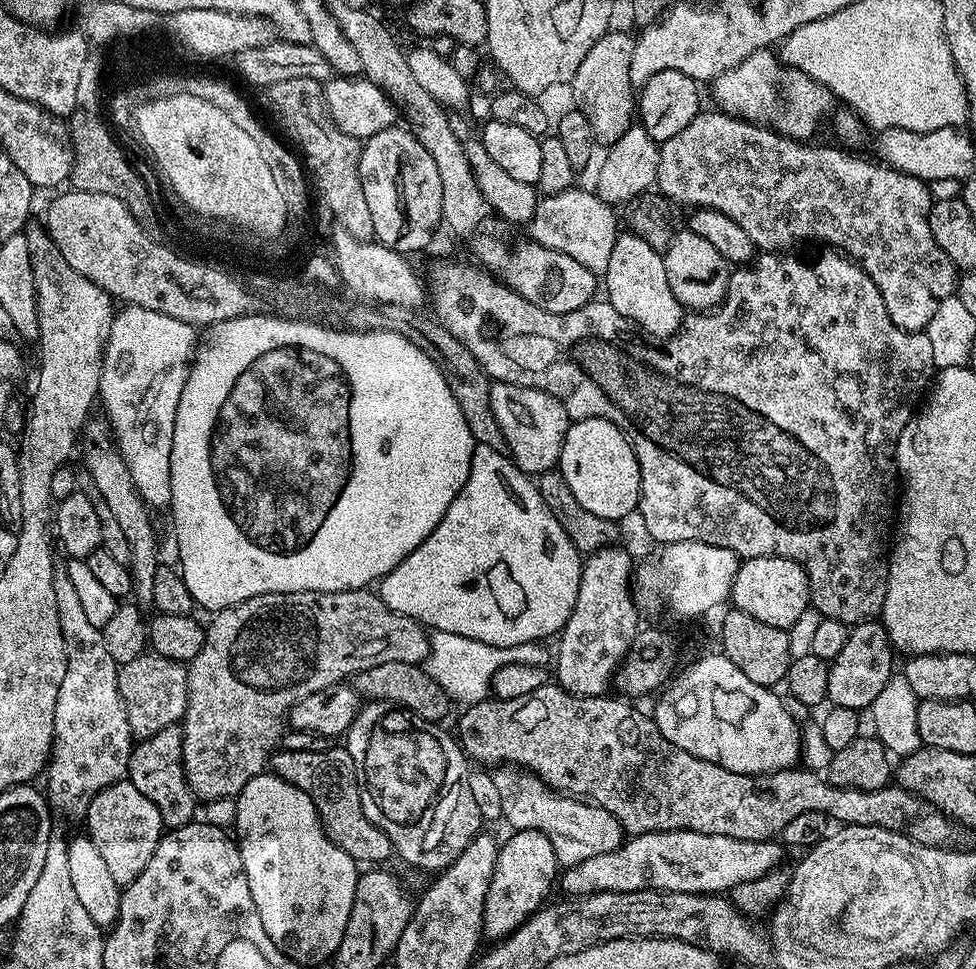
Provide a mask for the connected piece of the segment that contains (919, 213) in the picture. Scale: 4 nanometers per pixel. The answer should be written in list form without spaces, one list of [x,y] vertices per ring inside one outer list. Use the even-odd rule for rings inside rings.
[[[701,110],[684,130],[678,130],[678,134],[674,134],[668,140],[660,144],[660,157],[658,158],[658,168],[656,170],[655,187],[661,196],[673,205],[689,204],[689,209],[713,208],[722,214],[726,214],[726,218],[734,218],[734,222],[738,222],[738,226],[742,226],[742,230],[746,230],[746,234],[750,234],[750,238],[756,243],[757,249],[764,252],[778,252],[781,250],[792,250],[795,244],[808,244],[813,240],[814,243],[820,244],[816,246],[827,246],[832,250],[839,250],[845,256],[856,261],[860,268],[874,282],[874,286],[878,286],[878,290],[882,294],[882,302],[886,304],[886,314],[890,314],[890,318],[894,322],[894,326],[898,326],[907,332],[923,332],[931,322],[931,318],[937,313],[939,307],[947,296],[953,295],[958,288],[958,269],[954,261],[946,254],[946,250],[942,250],[942,246],[938,244],[934,238],[934,234],[930,230],[930,222],[928,215],[934,203],[934,196],[928,193],[929,185],[925,181],[918,179],[917,176],[911,176],[906,172],[900,171],[899,168],[893,168],[883,162],[871,164],[868,160],[863,160],[860,156],[851,156],[848,152],[843,152],[840,148],[811,148],[811,143],[793,140],[779,131],[764,128],[763,123],[753,122],[751,120],[741,120],[738,116],[729,116],[723,110],[715,110],[716,112],[707,112]]]

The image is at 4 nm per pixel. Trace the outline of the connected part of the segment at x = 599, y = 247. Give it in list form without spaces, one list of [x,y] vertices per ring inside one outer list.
[[[573,186],[562,190],[562,194],[544,196],[533,214],[530,236],[535,243],[550,250],[570,254],[570,258],[574,258],[574,262],[582,262],[586,270],[603,274],[606,262],[610,262],[610,250],[614,250],[618,235],[618,212],[613,205],[602,202],[602,198],[598,198],[595,191],[588,189],[587,192],[580,187]]]

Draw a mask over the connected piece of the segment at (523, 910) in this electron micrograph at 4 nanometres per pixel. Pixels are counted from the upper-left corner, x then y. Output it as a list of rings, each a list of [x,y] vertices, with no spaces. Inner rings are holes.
[[[538,830],[513,831],[508,841],[499,845],[500,853],[494,866],[494,874],[488,879],[488,889],[484,899],[484,930],[483,935],[492,942],[507,940],[516,929],[521,928],[536,912],[545,907],[548,891],[558,876],[558,865],[554,846],[550,846],[550,838]]]

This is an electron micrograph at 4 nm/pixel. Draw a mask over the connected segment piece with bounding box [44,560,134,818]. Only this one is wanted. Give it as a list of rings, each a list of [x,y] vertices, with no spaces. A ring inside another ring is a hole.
[[[55,561],[52,566],[54,578],[55,602],[58,605],[59,625],[62,626],[64,649],[66,650],[66,673],[58,688],[58,697],[54,708],[54,736],[52,754],[46,768],[44,790],[49,807],[64,816],[85,817],[90,802],[108,785],[116,784],[127,775],[129,758],[132,756],[134,739],[130,730],[131,717],[128,715],[124,700],[118,690],[116,660],[111,657],[105,646],[103,633],[90,625],[83,613],[82,602],[70,580],[65,561]]]

